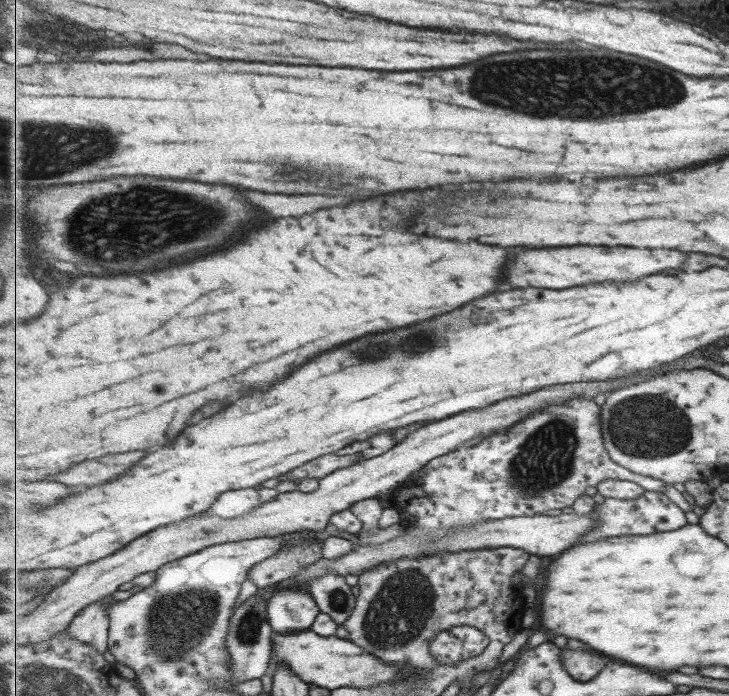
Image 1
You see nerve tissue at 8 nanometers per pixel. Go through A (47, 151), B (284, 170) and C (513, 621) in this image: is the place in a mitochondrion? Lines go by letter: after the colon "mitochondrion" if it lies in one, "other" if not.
A: mitochondrion
B: mitochondrion
C: other

